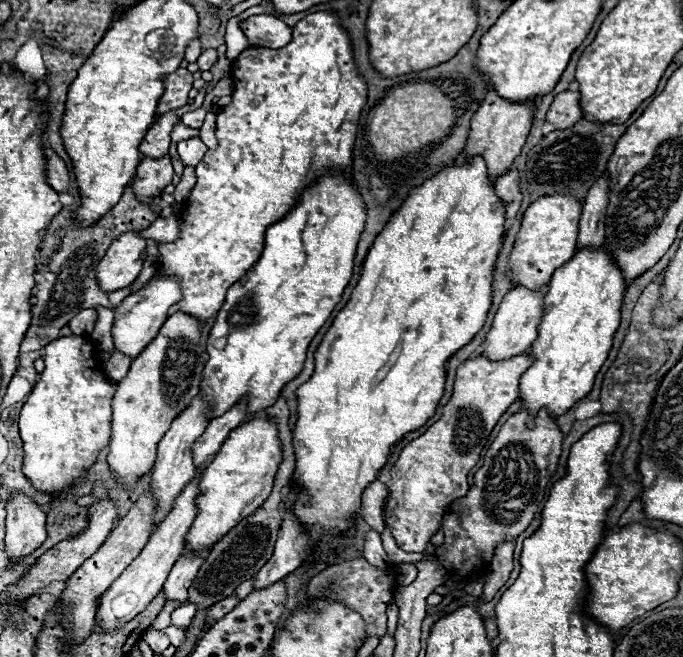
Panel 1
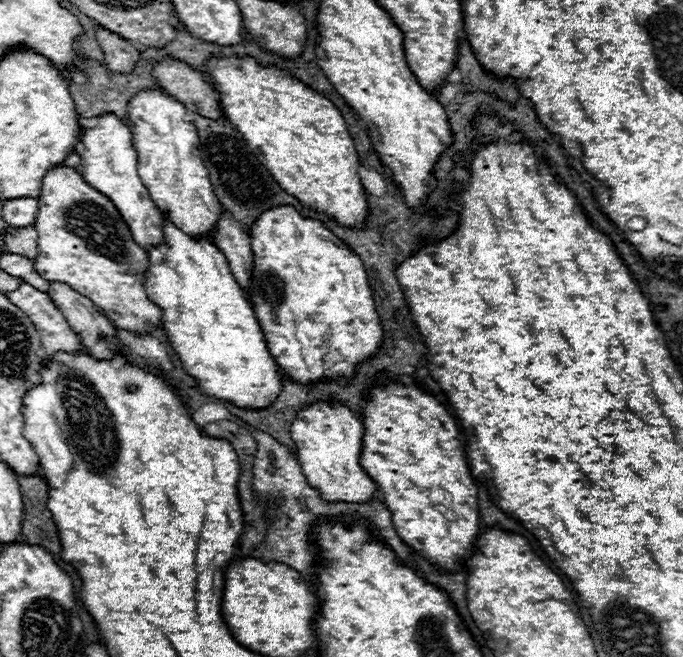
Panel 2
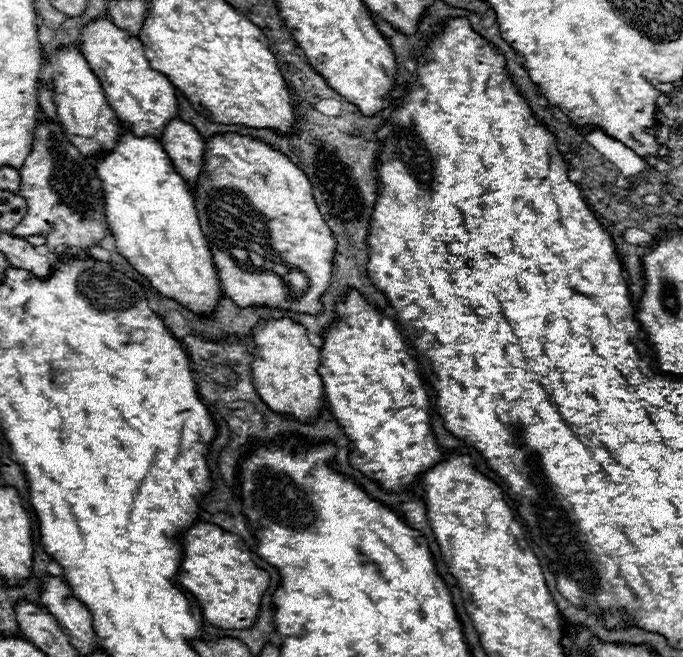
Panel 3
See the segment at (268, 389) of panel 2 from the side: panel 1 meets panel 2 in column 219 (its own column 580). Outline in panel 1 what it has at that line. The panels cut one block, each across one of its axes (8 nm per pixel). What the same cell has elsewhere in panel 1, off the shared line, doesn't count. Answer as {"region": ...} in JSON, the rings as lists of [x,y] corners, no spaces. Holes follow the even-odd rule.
{"region":[[[580,248],[564,266],[556,268],[548,282],[538,338],[528,350],[534,356],[534,364],[520,378],[524,410],[534,414],[540,408],[548,408],[550,416],[556,418],[592,390],[594,376],[606,362],[612,336],[620,326],[624,292],[624,276],[606,248]]]}

